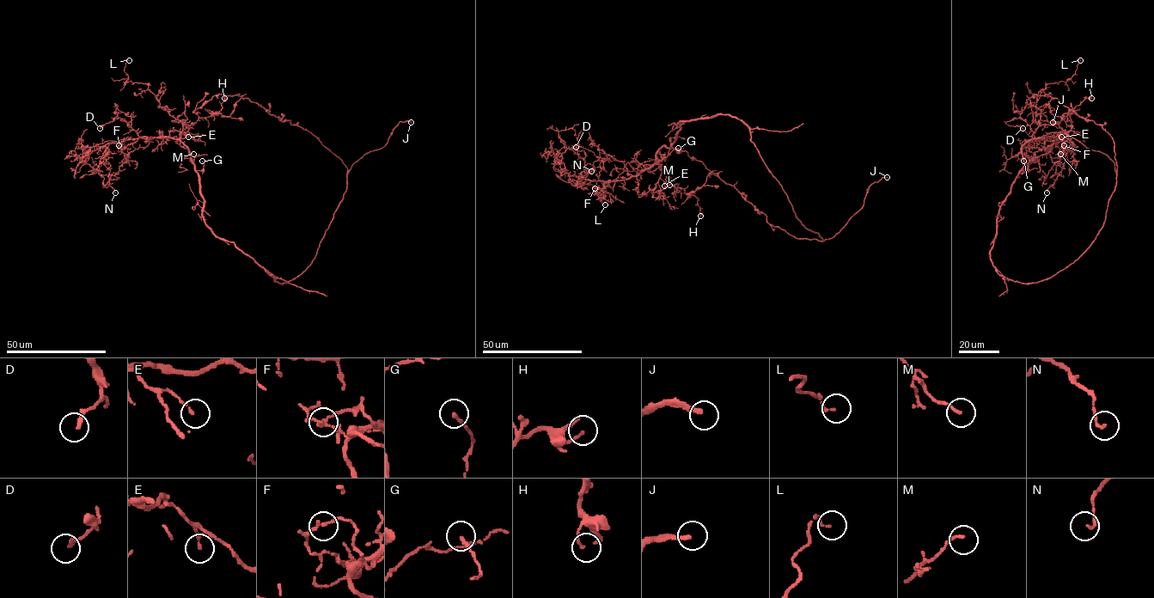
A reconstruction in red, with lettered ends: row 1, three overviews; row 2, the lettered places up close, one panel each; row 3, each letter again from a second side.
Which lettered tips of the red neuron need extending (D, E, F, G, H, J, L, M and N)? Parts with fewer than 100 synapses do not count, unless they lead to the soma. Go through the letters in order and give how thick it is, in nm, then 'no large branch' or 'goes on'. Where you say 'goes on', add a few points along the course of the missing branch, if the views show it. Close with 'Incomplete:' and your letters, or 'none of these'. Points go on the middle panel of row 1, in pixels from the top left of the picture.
D: 200 nm thick; no large branch
E: 130 nm thick; no large branch
F: 140 nm thick; no large branch
G: 170 nm thick; no large branch
H: 120 nm thick; no large branch
J: 200 nm thick; goes on
L: 130 nm thick; no large branch
M: 140 nm thick; no large branch
N: 140 nm thick; no large branch
Incomplete: J

